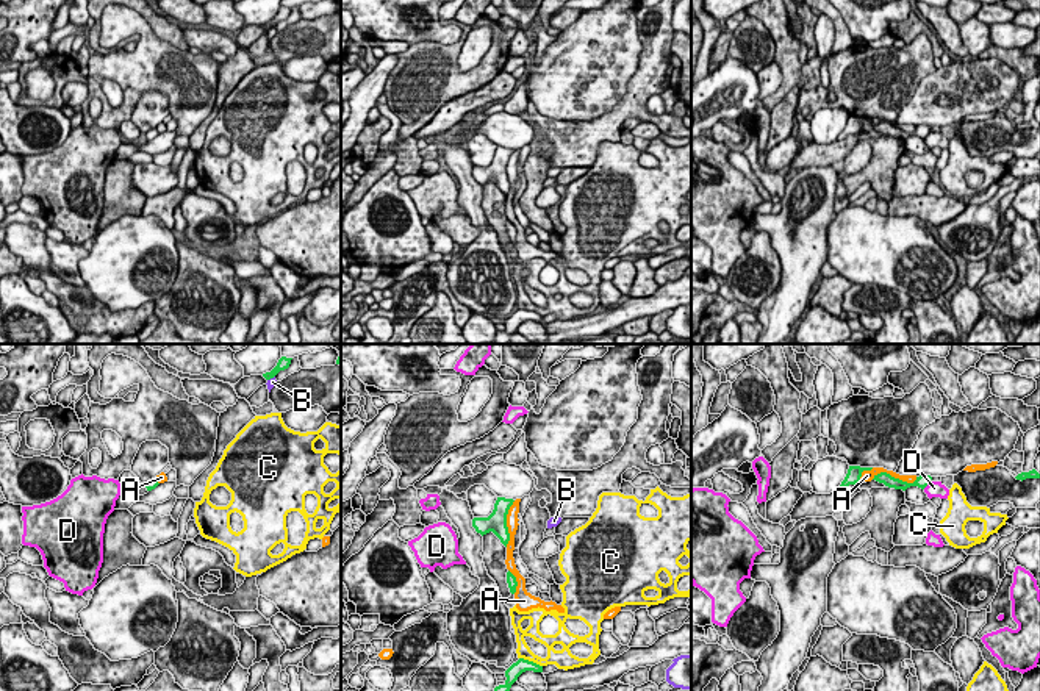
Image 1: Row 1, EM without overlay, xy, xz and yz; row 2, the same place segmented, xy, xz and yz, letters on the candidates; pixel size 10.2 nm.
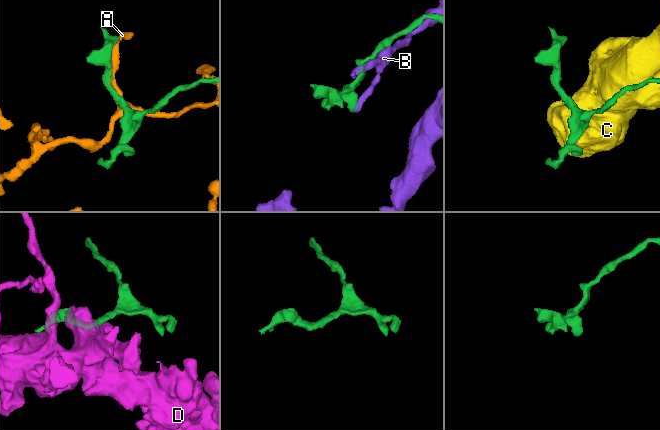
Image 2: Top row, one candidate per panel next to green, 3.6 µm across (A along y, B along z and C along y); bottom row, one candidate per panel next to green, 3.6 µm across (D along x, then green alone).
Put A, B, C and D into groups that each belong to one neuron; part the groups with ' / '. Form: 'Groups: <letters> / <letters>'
Groups: A / B / C / D

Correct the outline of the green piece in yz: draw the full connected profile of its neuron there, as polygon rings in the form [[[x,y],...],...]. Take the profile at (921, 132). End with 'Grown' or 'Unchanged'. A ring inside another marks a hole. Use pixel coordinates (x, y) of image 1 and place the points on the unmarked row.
[[[880,122],[880,124],[874,125],[873,130],[884,133],[888,138],[906,141],[910,136],[918,136],[918,138],[924,139],[931,133],[932,127],[931,125],[920,125],[920,127],[916,127],[916,130],[913,133],[907,133],[907,131],[891,127],[887,122]]]. Unchanged

